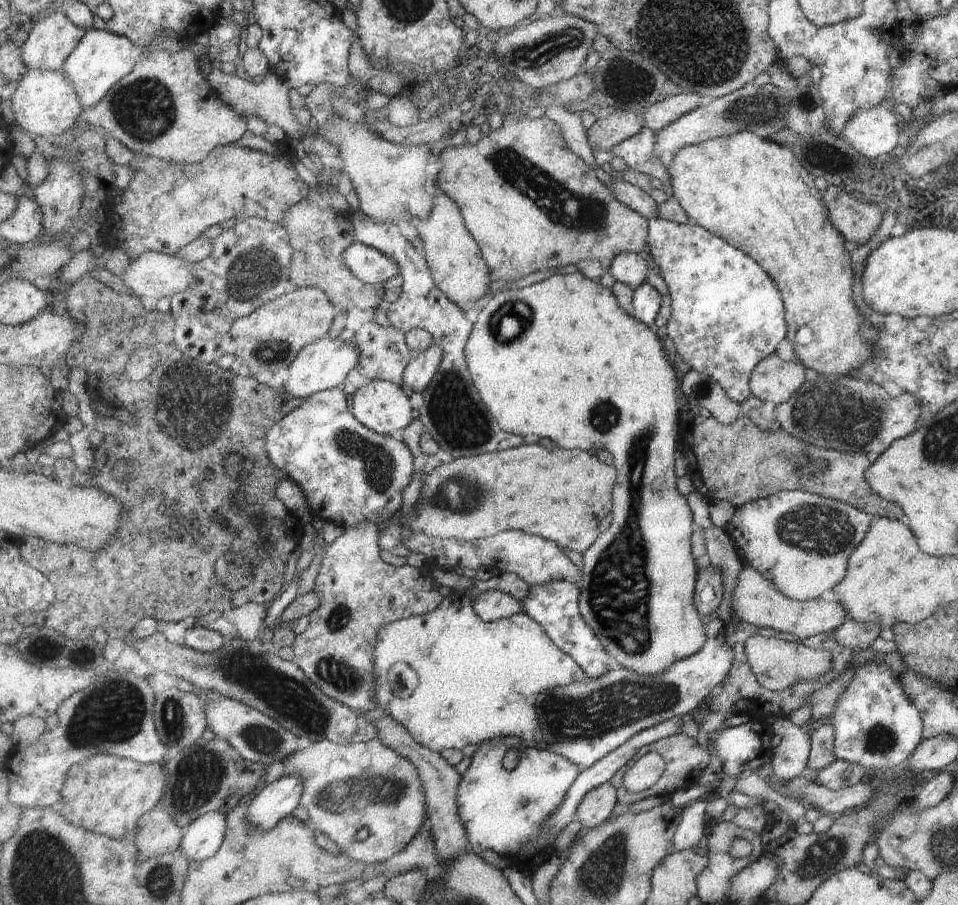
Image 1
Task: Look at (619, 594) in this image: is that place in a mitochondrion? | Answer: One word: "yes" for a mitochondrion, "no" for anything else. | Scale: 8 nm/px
yes

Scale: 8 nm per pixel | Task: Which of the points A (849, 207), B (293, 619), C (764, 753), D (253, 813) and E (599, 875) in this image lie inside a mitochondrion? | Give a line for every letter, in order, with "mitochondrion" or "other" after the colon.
A: mitochondrion
B: other
C: other
D: other
E: mitochondrion

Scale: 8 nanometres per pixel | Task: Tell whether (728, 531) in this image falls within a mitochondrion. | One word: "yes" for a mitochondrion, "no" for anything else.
no

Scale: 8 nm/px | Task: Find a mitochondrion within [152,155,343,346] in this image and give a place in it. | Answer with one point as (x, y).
(252, 273)

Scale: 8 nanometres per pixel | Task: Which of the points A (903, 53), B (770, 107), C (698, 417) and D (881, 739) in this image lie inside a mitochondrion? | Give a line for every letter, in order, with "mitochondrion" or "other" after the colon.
A: other
B: mitochondrion
C: other
D: mitochondrion

